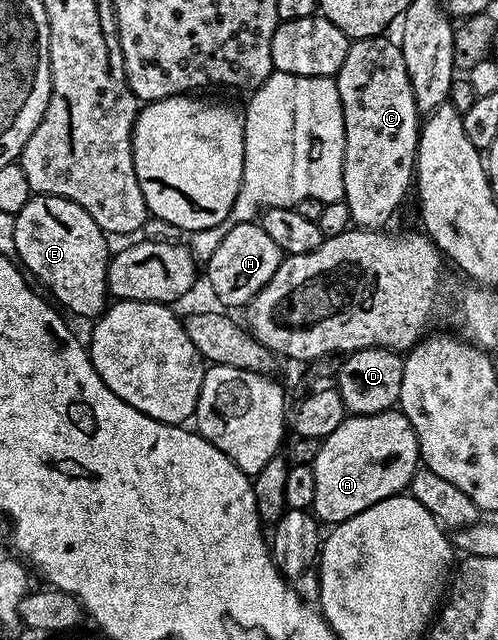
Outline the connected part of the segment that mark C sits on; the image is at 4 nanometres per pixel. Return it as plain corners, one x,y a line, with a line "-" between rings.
386,35
379,37
367,37
366,39
354,39
348,47
346,59
343,60
342,67
339,68
334,80
338,87
339,101
343,109
343,127
344,127
344,155
343,155
343,191
344,201
347,203
349,220
361,229
379,229
385,228
385,225
392,217
394,211
401,205
406,197
406,193
411,190
416,164
417,139
419,137
419,127
422,123
420,114
417,111
417,104
414,101
413,88
410,87
410,79
406,72
406,61
402,56
399,44
390,41

